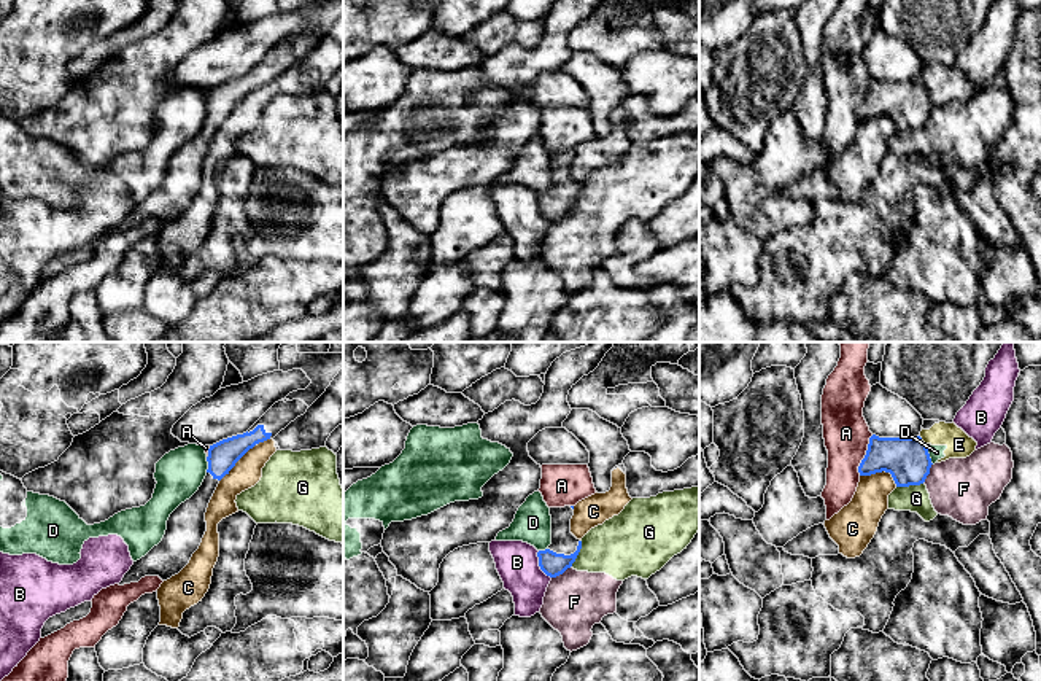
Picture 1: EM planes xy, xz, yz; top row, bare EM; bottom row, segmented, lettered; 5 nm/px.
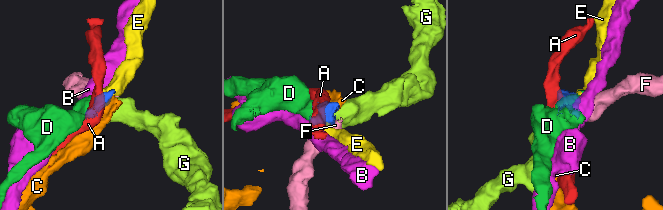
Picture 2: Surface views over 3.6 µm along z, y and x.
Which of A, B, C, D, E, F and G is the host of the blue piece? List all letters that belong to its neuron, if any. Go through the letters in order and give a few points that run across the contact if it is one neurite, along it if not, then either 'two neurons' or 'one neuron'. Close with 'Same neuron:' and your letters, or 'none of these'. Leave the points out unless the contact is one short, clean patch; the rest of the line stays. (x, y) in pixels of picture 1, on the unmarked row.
A: yz (873, 78), (859, 110), (859, 118) | two neurons
B: xz (537, 194), (537, 209), (550, 221) | two neurons
C: yz (860, 118), (887, 115), (897, 129) | two neurons
D: two neurons
E: yz (919, 80), (925, 88) | two neurons
F: xz (571, 209), (552, 221) | two neurons
G: yz (922, 126), (897, 131) | two neurons
Same neuron: none of these

